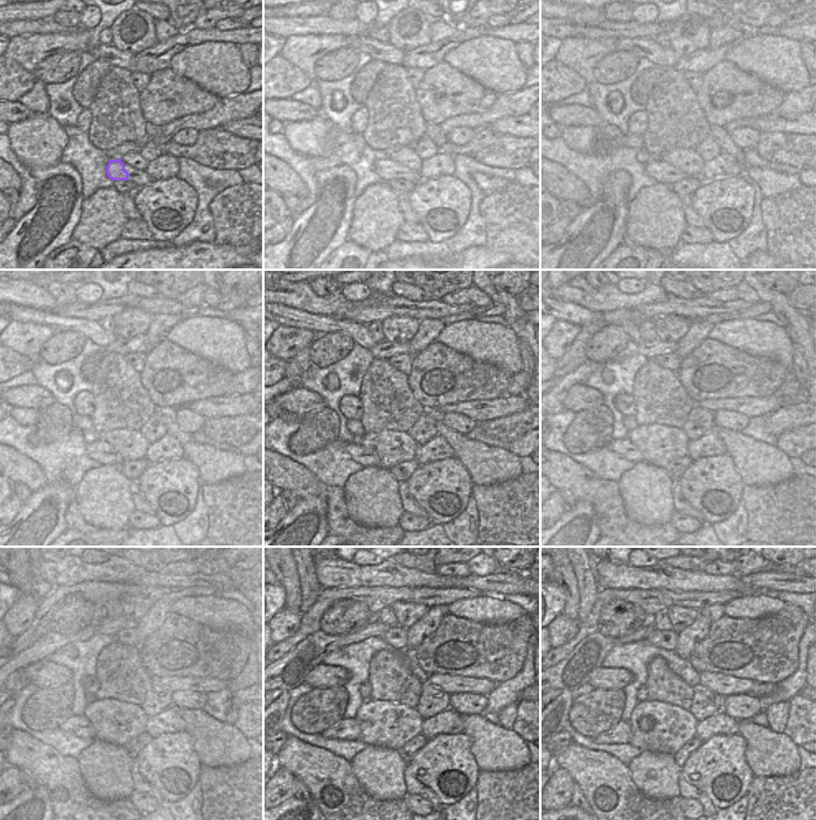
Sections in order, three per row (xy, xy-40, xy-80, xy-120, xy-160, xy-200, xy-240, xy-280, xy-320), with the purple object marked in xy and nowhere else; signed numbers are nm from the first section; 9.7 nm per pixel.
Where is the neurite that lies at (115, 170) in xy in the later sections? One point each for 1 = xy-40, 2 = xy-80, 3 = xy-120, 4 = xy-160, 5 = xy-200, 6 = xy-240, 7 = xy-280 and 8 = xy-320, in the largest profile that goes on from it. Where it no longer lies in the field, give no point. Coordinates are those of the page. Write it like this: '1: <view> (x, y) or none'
1: xy-40 (387, 170)
2: xy-80 (660, 171)
3: xy-120 (100, 450)
4: xy-160 (365, 455)
5: xy-200 (626, 448)
6: xy-240 (77, 725)
7: xy-280 (348, 729)
8: xy-320 (620, 734)

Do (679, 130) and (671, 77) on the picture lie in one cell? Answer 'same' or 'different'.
same

